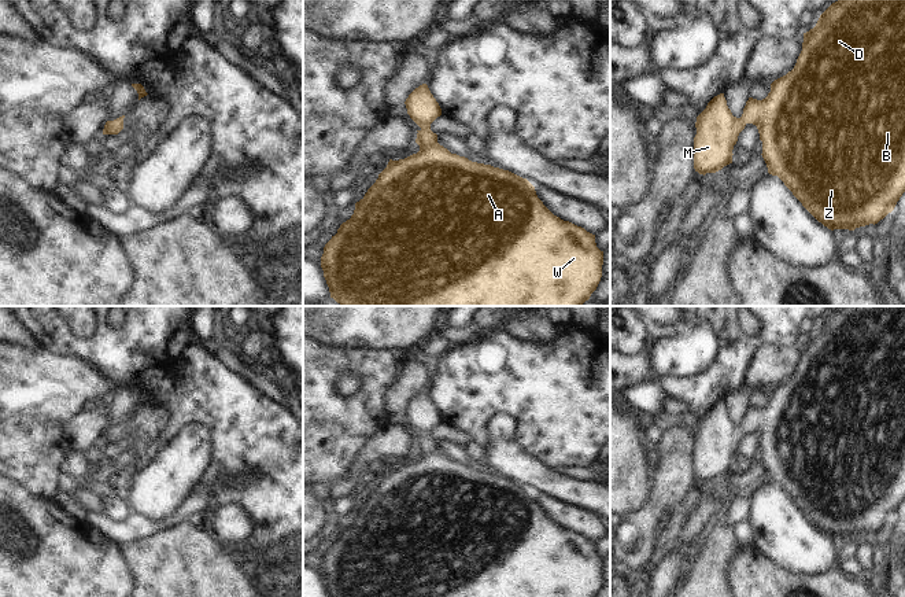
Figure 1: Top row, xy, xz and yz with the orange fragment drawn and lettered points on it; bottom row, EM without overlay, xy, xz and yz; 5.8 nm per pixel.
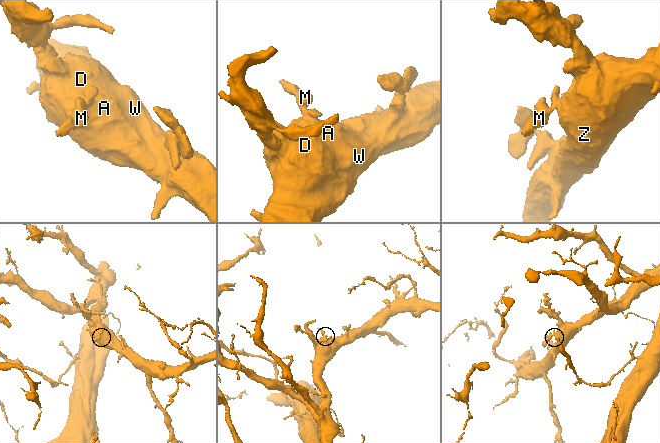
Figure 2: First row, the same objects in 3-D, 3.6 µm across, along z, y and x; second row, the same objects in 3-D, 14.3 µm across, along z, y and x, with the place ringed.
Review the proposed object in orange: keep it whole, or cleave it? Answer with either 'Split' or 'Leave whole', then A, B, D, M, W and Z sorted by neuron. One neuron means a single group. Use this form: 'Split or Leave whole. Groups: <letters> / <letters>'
Leave whole. Groups: A B D M W Z

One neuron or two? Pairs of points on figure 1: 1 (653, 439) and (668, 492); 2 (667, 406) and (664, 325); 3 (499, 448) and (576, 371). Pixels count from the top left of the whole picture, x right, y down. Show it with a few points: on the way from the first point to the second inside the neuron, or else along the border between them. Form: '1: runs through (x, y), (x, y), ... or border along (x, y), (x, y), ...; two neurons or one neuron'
1: border along (664, 431), (653, 446); two neurons
2: border along (667, 395), (679, 400), (687, 411); two neurons
3: border along (487, 422), (508, 415), (514, 441), (535, 457); two neurons

